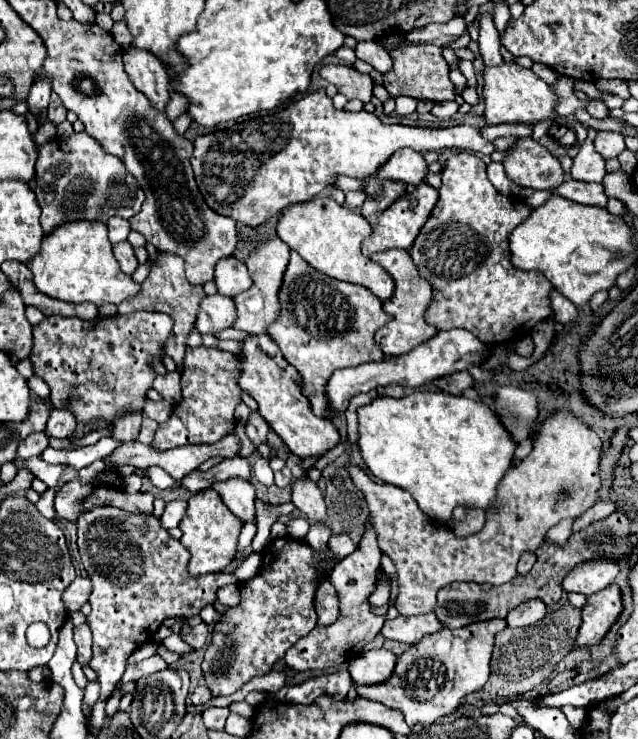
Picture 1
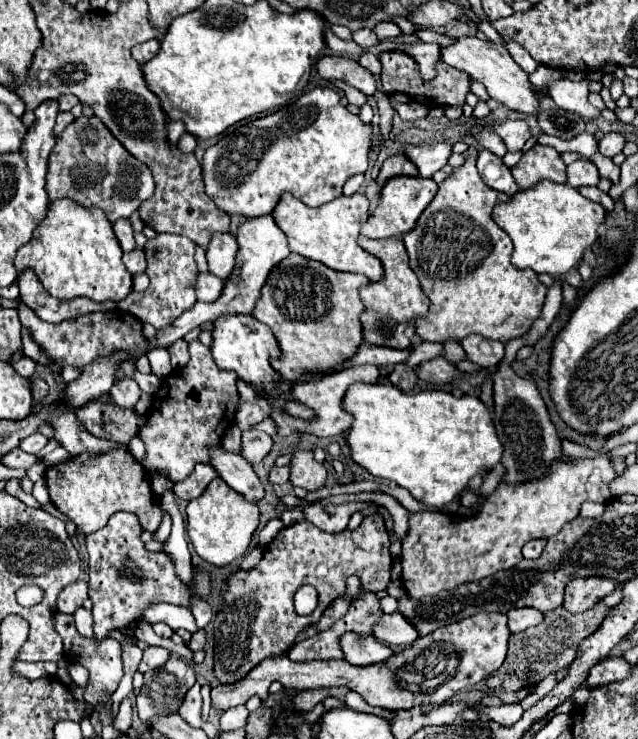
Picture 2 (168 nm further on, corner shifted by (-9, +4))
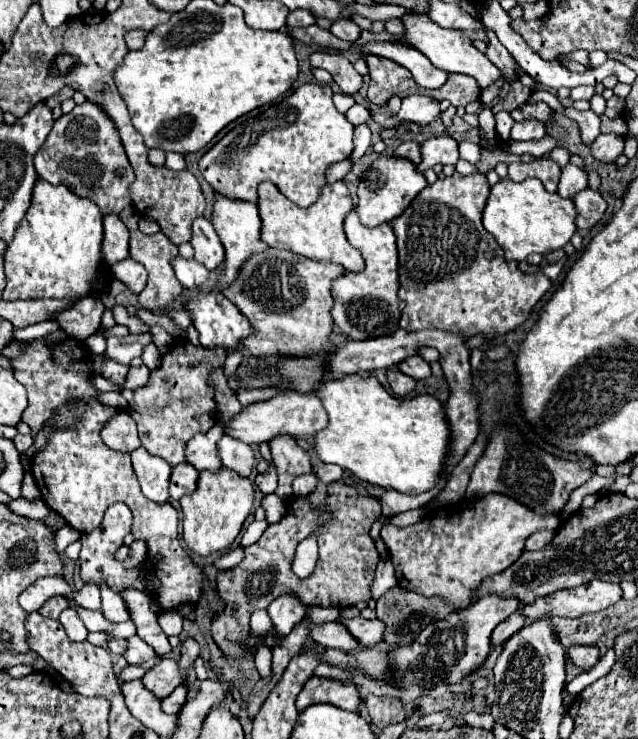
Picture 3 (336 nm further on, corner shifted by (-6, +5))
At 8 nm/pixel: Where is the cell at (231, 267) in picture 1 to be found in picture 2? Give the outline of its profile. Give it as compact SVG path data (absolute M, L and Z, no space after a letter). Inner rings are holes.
M213 234L207 250L207 262L211 274L219 276L223 282L229 280L237 268L237 240L231 234Z

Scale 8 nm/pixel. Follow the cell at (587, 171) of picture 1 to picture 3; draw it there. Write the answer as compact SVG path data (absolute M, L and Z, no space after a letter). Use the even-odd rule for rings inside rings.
M572 163L562 169L562 177L560 177L560 185L558 185L558 195L560 197L572 199L578 191L582 191L586 187L588 187L586 171L582 171L580 167L576 167Z

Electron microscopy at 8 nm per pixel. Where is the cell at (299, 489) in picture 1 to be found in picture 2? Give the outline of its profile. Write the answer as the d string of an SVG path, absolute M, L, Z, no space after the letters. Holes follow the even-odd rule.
M295 450L291 460L291 482L293 486L301 486L307 492L317 492L325 486L327 470L323 464L315 462L313 452Z

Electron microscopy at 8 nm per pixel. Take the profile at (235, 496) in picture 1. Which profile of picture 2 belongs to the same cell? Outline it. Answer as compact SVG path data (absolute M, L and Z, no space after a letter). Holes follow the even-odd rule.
M221 446L211 448L211 466L221 474L221 478L245 500L259 502L265 496L265 488L255 474L253 466L241 458L241 454L225 452Z

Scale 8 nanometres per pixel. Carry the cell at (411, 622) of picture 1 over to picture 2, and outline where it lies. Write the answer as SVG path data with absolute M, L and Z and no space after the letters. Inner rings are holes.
M395 612L395 614L385 614L377 622L377 626L373 630L373 636L387 642L387 644L409 646L419 636L419 632L401 612Z

